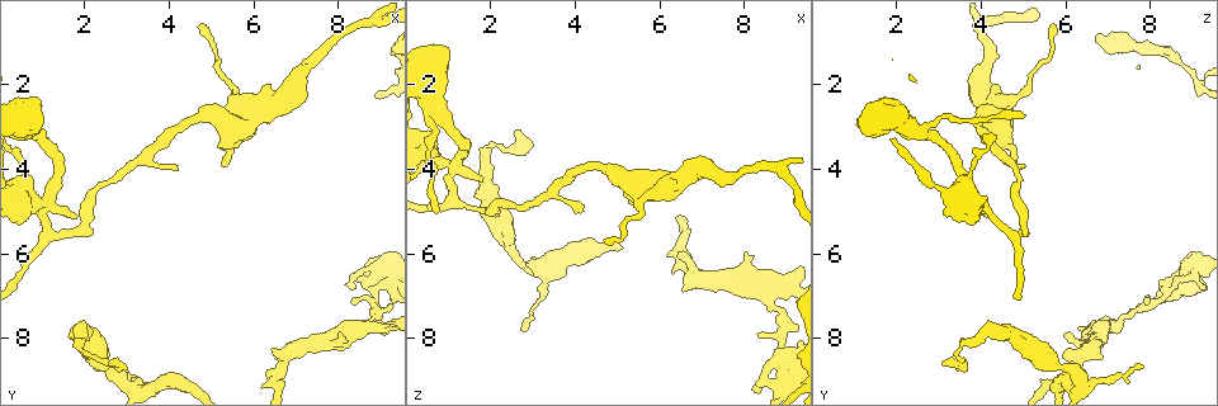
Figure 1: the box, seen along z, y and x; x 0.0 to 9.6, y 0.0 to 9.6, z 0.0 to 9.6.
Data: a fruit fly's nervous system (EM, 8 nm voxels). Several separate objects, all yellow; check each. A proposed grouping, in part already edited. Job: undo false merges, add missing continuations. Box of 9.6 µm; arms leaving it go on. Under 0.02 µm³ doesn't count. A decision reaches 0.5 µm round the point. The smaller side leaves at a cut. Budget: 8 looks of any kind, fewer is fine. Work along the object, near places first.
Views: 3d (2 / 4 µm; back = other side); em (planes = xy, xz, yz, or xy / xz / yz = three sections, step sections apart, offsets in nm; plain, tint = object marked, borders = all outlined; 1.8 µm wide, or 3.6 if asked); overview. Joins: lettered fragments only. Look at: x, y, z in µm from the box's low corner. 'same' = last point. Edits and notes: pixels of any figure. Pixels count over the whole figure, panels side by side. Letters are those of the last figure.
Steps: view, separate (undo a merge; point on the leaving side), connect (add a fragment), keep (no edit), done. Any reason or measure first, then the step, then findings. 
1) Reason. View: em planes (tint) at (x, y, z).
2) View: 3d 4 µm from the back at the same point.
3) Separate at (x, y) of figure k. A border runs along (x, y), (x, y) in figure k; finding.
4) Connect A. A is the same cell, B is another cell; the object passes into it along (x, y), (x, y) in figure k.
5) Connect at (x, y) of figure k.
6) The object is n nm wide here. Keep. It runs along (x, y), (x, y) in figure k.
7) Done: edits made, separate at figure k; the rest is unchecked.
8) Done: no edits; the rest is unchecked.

Sharp bend. View: 3d 4 µm at (2.20, 8.45, 3.45).

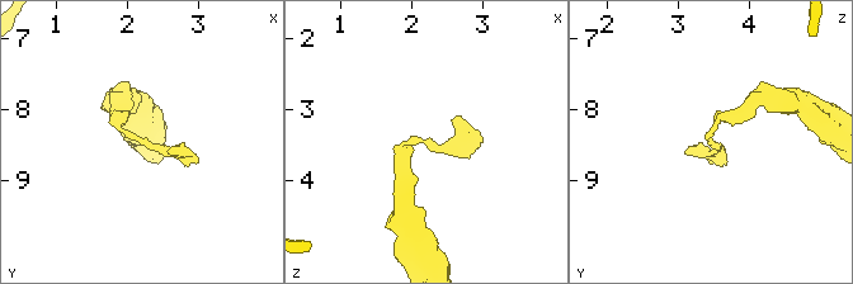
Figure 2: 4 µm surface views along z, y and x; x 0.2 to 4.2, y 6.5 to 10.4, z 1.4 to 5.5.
Need the tissue. View: em 3.6 µm planes (tint) at (2.20, 8.45, 3.45).

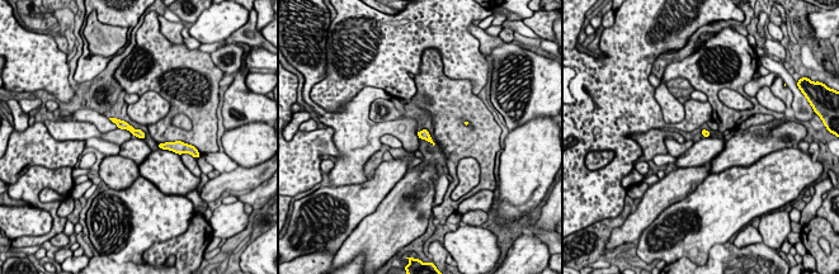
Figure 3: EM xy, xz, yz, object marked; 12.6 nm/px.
View: em 3.6 µm planes (borders) at the same point.

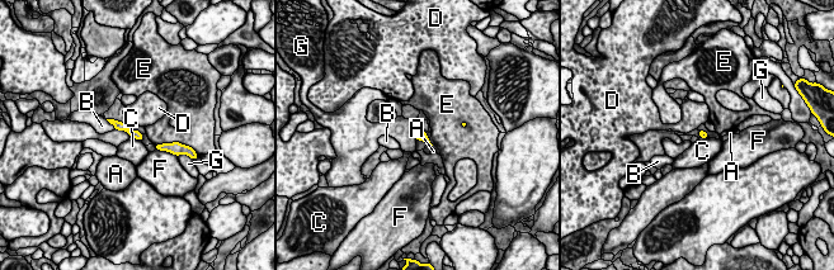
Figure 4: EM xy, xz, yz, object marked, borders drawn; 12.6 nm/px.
The longest contact is with E, 300 nm. Keep. A, B, C, D, E, F and G are other cells; it runs along (112, 122), (140, 137) in figure 4; all the same neuron.

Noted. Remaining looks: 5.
Thin neck. View: em planes (borders) at (2.70, 8.95, 6.15).

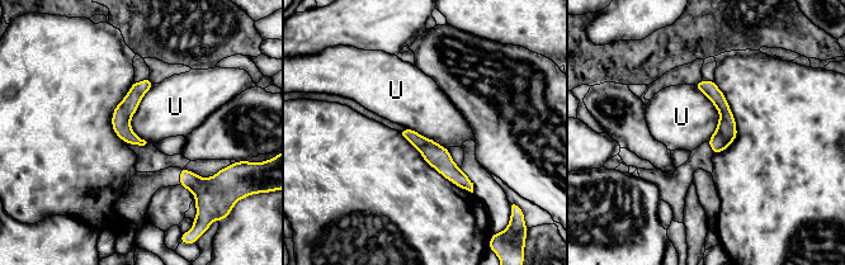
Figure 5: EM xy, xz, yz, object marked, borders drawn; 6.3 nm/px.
The longest contact is with U, 380 nm. Keep. U is another cell; it runs along (405, 132), (424, 145), (470, 187) in figure 5; all the same neuron.

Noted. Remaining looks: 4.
Sudden change in width. View: em planes (tint) at (6.70, 8.70, 6.30).

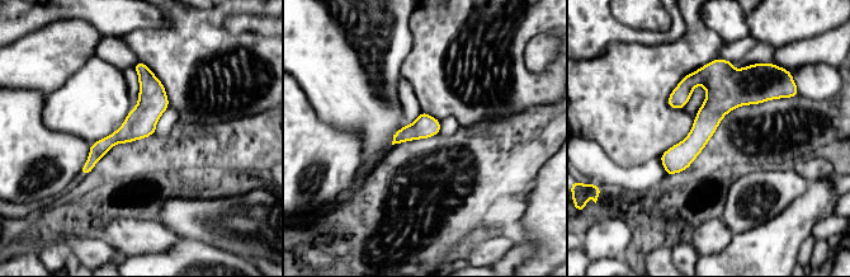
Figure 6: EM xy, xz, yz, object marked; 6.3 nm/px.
View: em planes (borders) at the same point.

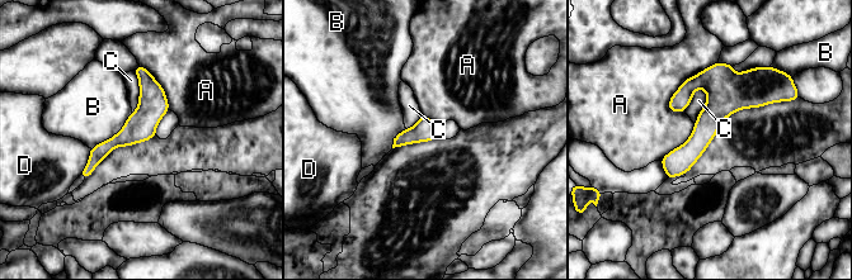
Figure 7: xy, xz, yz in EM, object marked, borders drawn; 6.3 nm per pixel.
The longest contact is with A, 440 nm. Keep. A, B, C and D are other cells; it runs along (749, 74), (669, 174) in figure 7; continuous, no second neuron.

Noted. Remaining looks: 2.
Done: no edits; the rest is unchecked.

